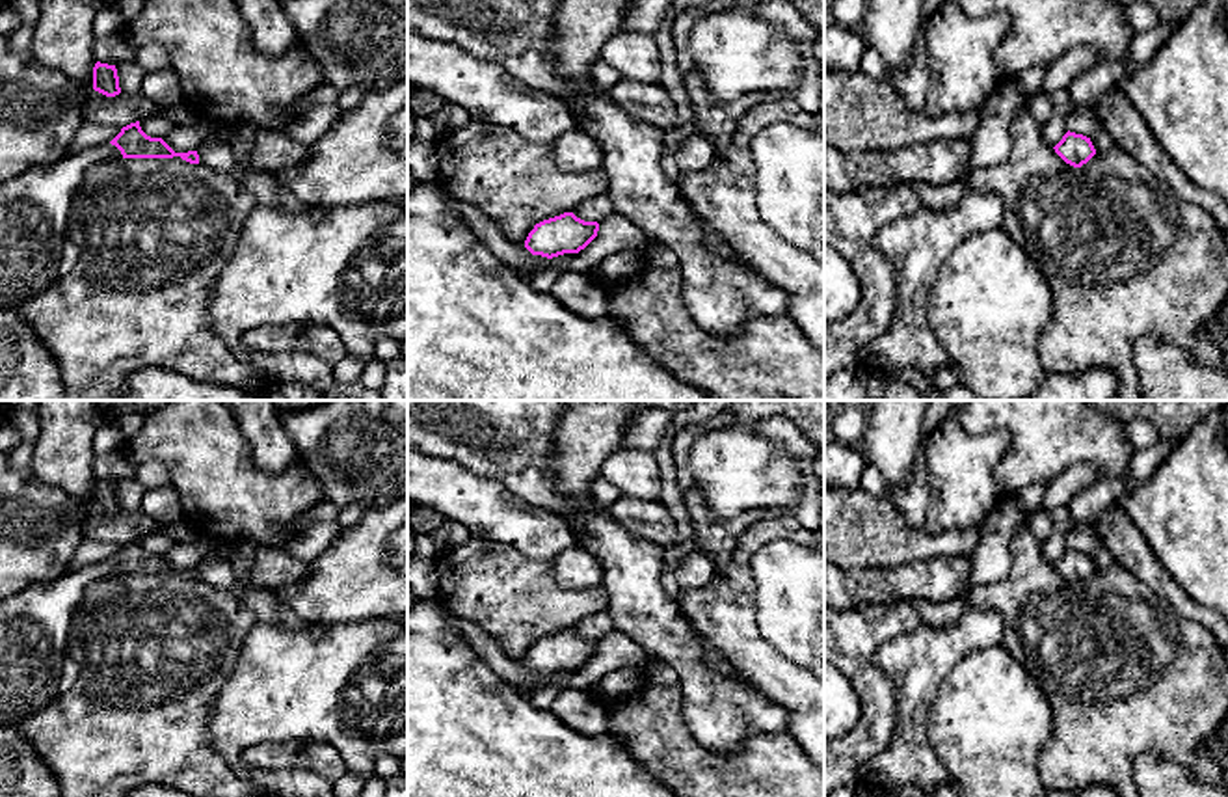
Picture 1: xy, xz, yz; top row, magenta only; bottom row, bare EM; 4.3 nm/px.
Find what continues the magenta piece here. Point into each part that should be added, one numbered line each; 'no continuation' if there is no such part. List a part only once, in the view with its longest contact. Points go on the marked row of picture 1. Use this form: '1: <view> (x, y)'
1: xy (34, 207)

